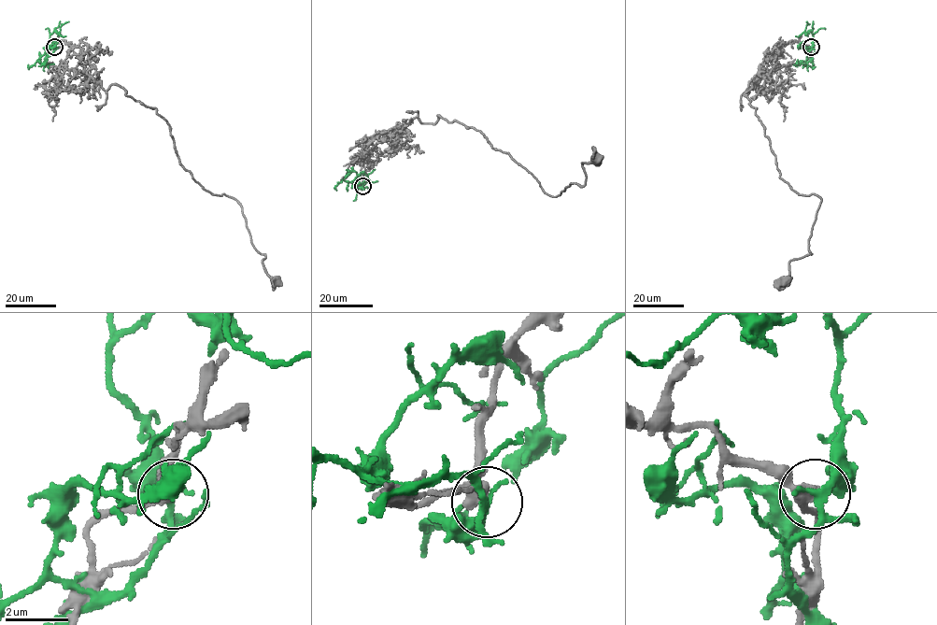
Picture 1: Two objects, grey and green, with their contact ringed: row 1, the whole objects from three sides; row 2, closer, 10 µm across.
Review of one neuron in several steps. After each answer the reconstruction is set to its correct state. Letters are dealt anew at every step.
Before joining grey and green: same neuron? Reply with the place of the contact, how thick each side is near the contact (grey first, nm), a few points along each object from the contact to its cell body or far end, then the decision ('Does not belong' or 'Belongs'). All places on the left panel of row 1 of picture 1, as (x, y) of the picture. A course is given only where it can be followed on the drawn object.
Place: (54, 47). Thickness 360 nm (grey) against 190 nm. Course of grey: (55, 47), (65, 40), (87, 54), (105, 91), (119, 84), (156, 108), (192, 177), (241, 206), (276, 280). Course of green: (55, 47), (50, 55), (44, 54), (36, 61), (44, 63), (47, 59). Does not belong

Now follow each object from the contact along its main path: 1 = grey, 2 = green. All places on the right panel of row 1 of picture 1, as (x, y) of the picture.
1: (810, 47), (790, 40), (770, 52), (744, 94), (780, 177), (821, 199), (811, 254), (790, 262), (784, 280)
2: (811, 47), (805, 61), (798, 63), (798, 59)

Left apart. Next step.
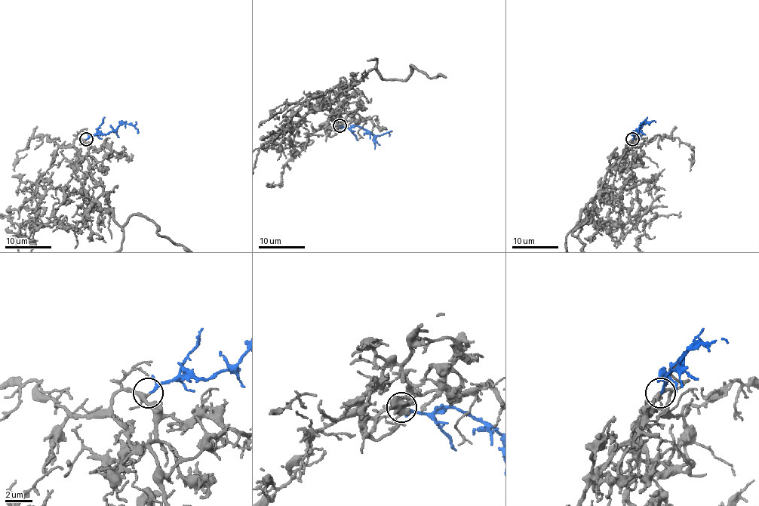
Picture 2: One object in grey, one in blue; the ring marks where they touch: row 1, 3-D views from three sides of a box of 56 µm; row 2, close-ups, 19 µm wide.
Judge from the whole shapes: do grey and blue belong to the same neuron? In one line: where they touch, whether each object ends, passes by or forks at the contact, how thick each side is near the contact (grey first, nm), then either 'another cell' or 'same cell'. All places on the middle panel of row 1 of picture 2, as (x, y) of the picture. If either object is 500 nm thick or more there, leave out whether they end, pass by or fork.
(339, 125) | grey forks | blue passes by | 240/130 nm | same cell

